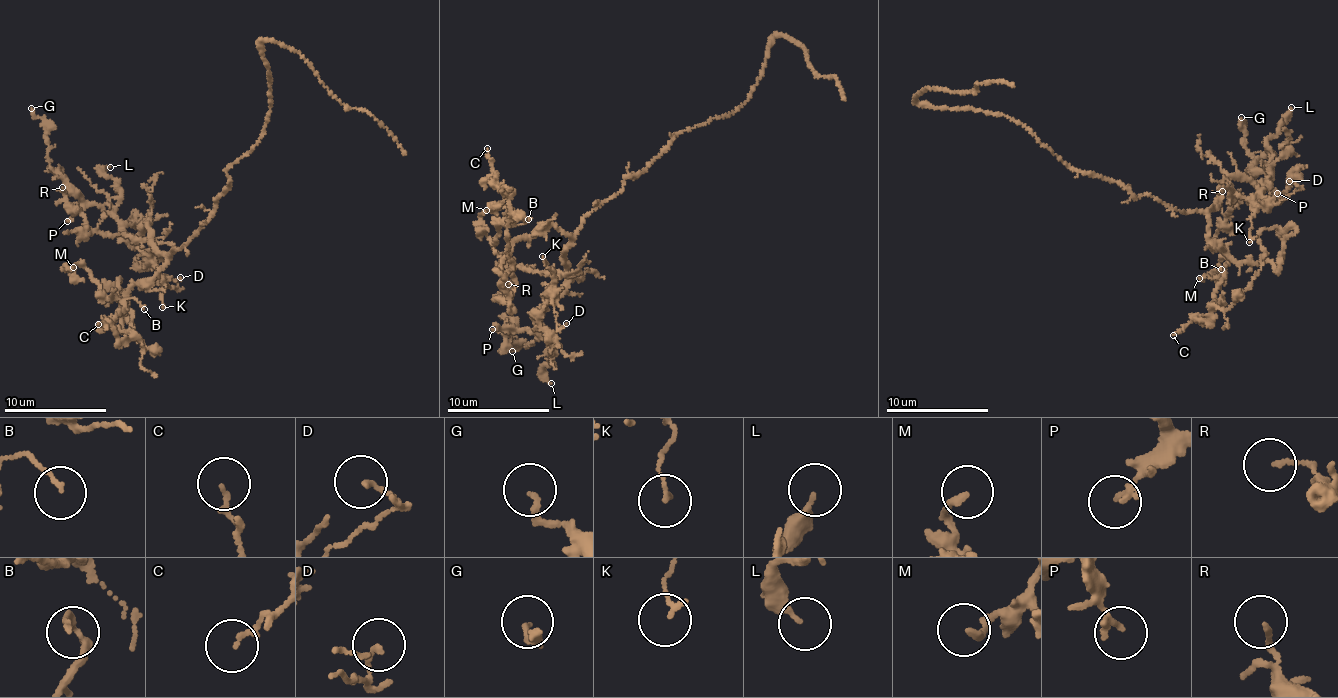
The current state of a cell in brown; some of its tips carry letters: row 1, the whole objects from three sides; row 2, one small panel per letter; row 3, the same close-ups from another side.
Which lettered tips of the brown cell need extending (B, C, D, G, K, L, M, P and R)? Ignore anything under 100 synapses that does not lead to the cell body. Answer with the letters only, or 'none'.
none

